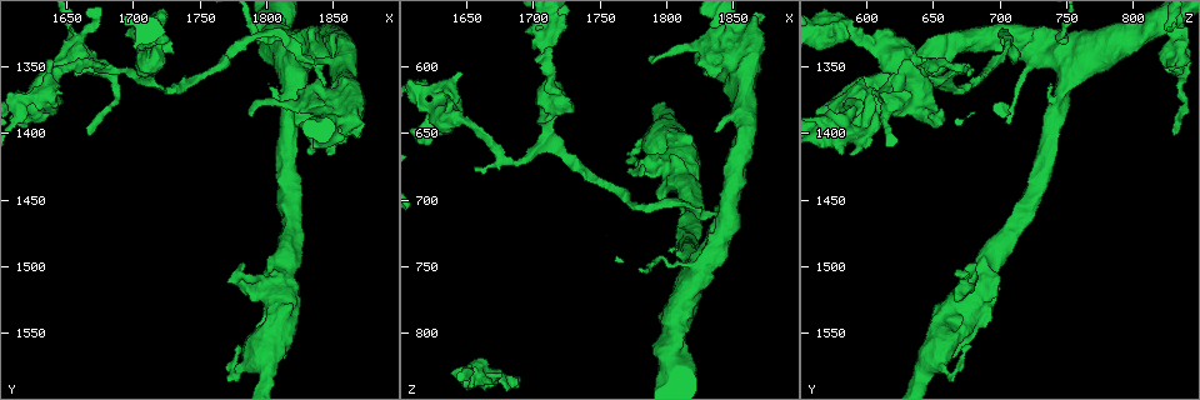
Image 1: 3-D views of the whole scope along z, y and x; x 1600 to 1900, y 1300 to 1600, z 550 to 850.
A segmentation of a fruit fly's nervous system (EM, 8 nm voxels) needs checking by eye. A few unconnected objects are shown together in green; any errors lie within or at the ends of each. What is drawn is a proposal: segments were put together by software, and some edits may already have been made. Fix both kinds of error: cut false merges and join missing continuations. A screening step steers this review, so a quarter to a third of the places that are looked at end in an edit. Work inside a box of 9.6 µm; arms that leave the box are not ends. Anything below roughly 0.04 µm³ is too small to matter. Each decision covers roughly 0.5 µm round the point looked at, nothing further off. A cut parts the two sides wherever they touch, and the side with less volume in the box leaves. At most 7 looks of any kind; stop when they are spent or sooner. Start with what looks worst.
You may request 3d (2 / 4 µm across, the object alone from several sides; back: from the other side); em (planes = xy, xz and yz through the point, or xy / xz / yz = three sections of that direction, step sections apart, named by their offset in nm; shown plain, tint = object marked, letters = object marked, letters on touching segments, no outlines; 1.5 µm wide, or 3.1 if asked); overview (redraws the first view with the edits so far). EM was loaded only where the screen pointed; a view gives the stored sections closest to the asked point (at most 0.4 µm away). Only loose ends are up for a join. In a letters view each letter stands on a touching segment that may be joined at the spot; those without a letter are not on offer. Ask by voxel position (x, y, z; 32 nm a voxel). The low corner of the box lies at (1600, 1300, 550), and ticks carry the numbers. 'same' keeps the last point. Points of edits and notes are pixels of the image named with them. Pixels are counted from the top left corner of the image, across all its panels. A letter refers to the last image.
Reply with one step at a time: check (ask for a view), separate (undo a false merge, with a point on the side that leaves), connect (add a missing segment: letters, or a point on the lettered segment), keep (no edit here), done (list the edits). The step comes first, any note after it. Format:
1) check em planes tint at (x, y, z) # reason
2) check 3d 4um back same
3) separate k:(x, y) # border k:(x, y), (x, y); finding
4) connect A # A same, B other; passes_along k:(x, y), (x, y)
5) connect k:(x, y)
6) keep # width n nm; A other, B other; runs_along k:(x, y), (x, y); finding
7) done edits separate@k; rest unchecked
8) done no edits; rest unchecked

check em xz step 8 letters at (1640, 1350, 826) # free end

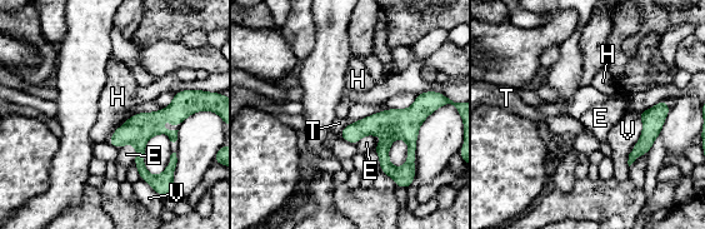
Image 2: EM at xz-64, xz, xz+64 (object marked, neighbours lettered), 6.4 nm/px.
keep # E other, H other, T other, V other; runs_along 2:(180, 95), (140, 140), (146, 178); no lettered segment goes on from it

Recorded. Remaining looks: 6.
check 3d 4um at (1668, 1400, 830) # end of a long branch

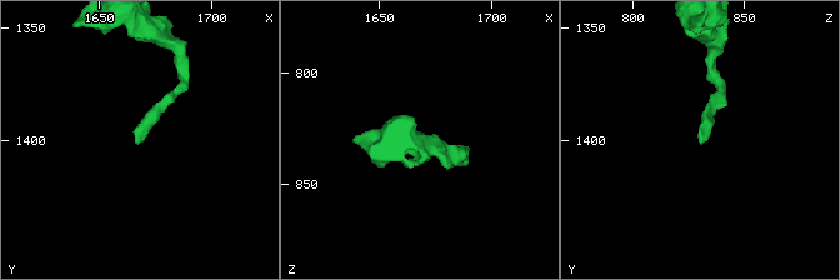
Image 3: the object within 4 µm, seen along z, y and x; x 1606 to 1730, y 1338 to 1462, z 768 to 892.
check em xy step 8 tint at (1666, 1402, 830) # need the tissue

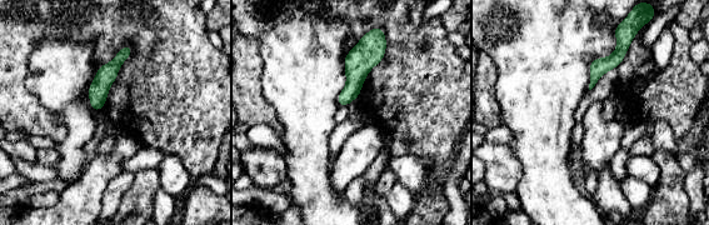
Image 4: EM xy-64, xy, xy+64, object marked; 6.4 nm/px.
check em yz step 8 letters same

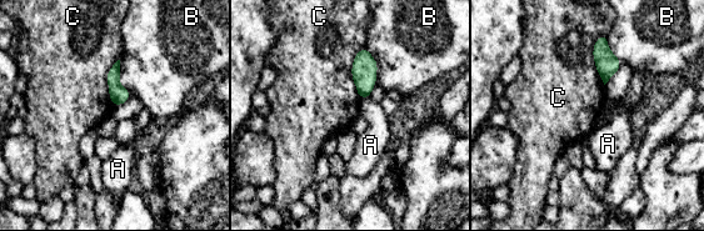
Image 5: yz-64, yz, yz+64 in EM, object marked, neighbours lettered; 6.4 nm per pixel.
keep # longest_contact C 340 nm; A other, B other, C other; border 5:(119, 59), (119, 83), (131, 95); no lettered segment goes on from it

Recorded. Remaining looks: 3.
check em planes tint at (1682, 1352, 672) # abrupt turn

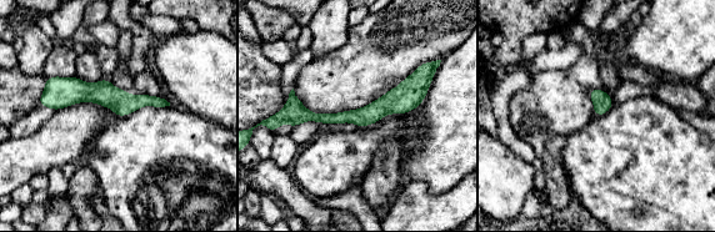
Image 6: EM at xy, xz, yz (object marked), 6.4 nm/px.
check em planes letters same

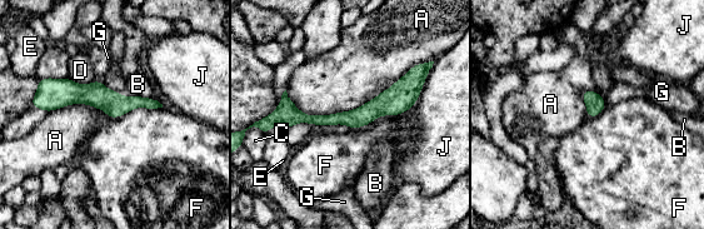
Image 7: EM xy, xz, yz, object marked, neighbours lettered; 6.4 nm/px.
keep # A other, B other, C other, D other, E other, F other, G other, J other; border 7:(407, 73), (329, 114), (285, 91); one cell here

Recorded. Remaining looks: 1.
done no edits; rest unchecked

